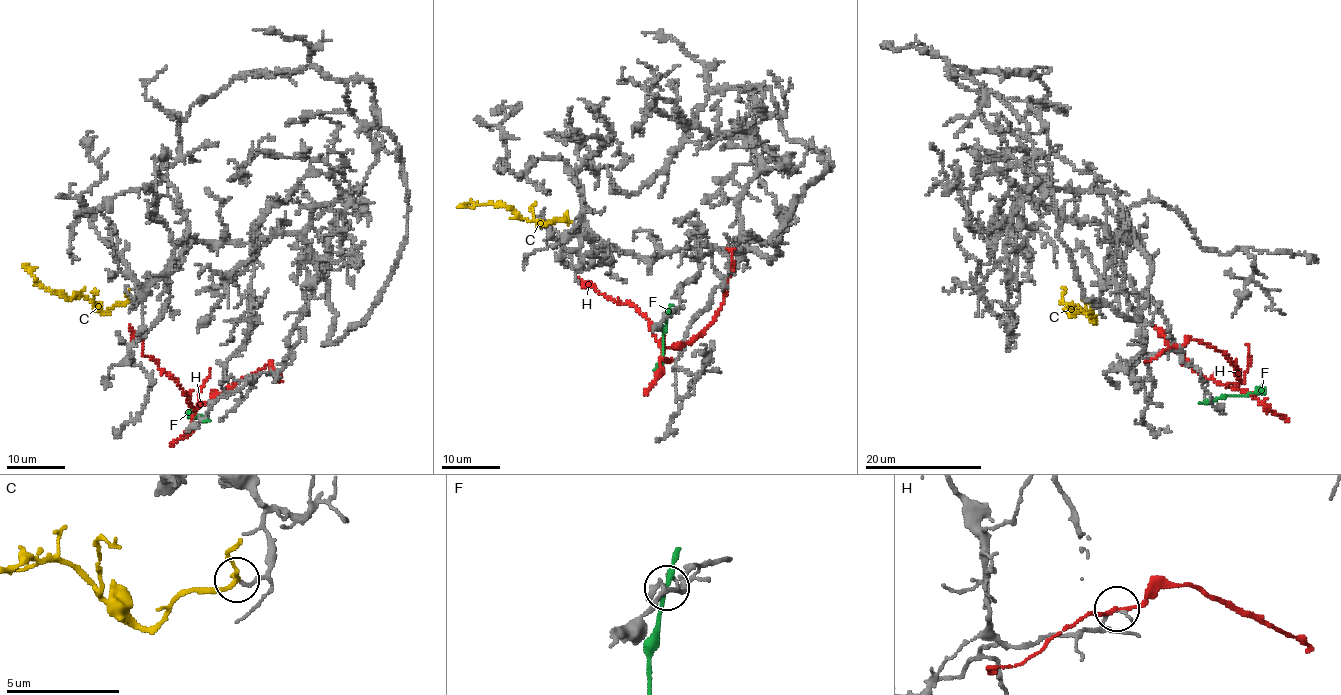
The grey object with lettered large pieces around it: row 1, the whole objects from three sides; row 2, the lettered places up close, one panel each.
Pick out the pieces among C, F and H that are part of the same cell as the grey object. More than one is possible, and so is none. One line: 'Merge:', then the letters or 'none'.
Merge: C

